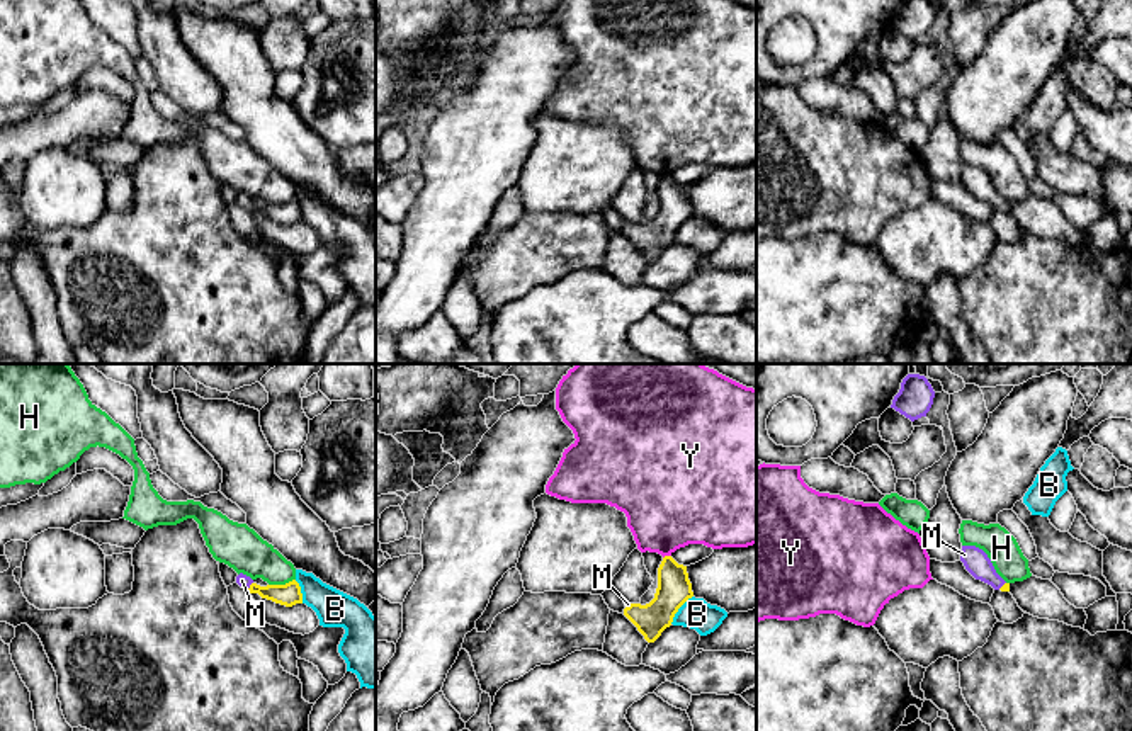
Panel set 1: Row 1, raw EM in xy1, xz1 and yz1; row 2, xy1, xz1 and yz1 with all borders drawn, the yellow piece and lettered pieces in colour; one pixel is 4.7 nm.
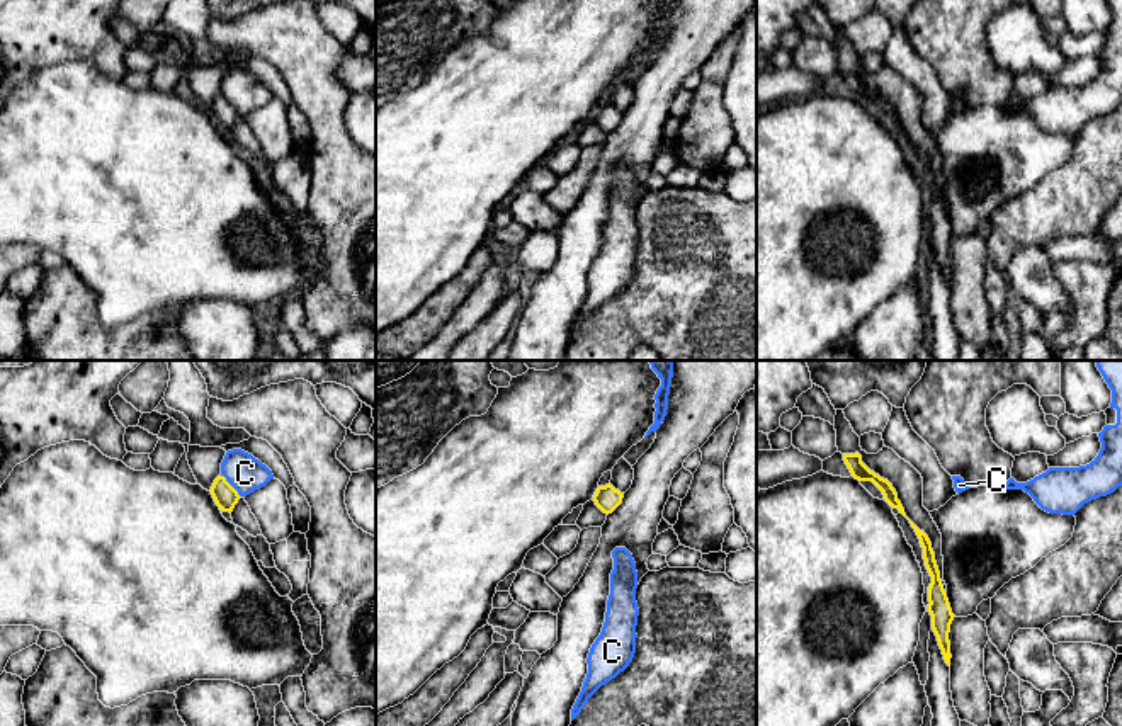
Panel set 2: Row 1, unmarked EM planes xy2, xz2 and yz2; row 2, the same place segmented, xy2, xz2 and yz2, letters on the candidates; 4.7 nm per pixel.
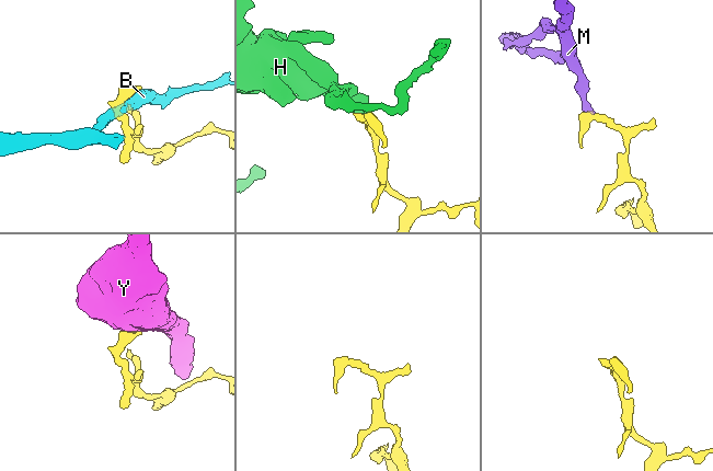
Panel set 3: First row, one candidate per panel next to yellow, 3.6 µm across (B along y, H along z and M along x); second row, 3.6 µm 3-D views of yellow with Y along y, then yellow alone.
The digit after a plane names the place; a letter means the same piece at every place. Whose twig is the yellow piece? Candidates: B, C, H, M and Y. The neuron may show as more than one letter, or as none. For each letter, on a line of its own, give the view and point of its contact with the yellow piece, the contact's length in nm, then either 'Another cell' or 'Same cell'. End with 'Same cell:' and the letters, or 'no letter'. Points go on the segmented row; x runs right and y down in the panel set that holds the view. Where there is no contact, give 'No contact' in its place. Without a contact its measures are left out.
B: Touches yellow at xz1 (679, 607). Shared border 170 nm. Another cell
C: Touches yellow at xy2 (232, 487). Shared border 140 nm. Another cell
H: Touches yellow at xy1 (281, 585). Shared border 130 nm. Another cell
M: Touches yellow at xy1 (250, 585). Shared border 50 nm. Same cell
Y: Touches yellow at xz1 (667, 556). Shared border 40 nm. Another cell
Same cell: M

